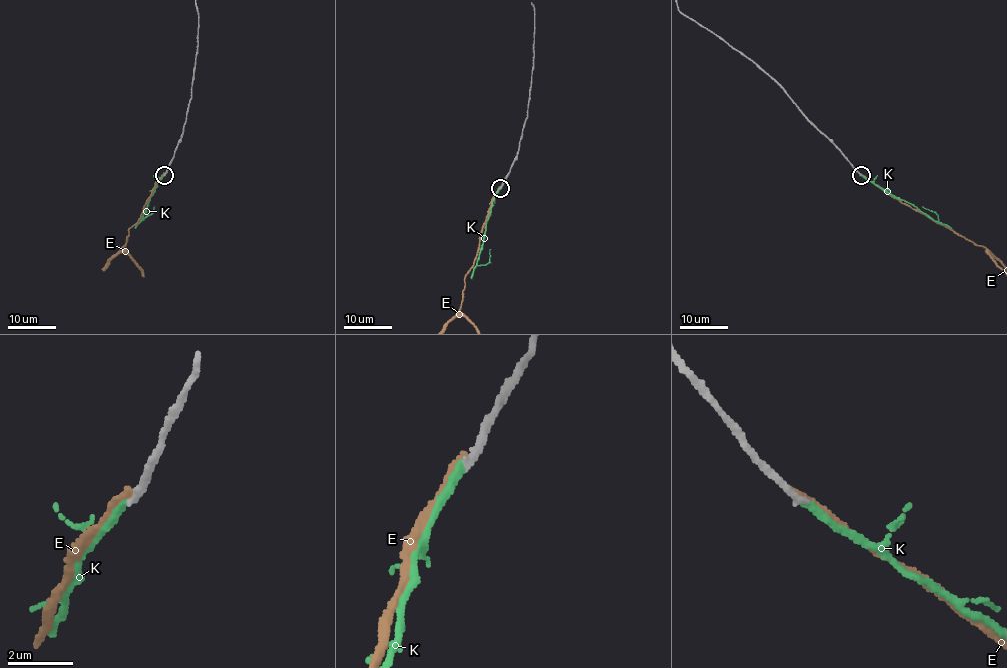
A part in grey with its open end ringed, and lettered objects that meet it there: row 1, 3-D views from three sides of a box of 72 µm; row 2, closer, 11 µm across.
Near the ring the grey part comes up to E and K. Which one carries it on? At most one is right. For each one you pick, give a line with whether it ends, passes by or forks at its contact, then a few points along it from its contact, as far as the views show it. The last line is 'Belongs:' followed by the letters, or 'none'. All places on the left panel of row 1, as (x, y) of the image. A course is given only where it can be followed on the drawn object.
K: it ends there; it runs (164, 175), (150, 196), (141, 221), (153, 212), (154, 206)
Belongs: K

